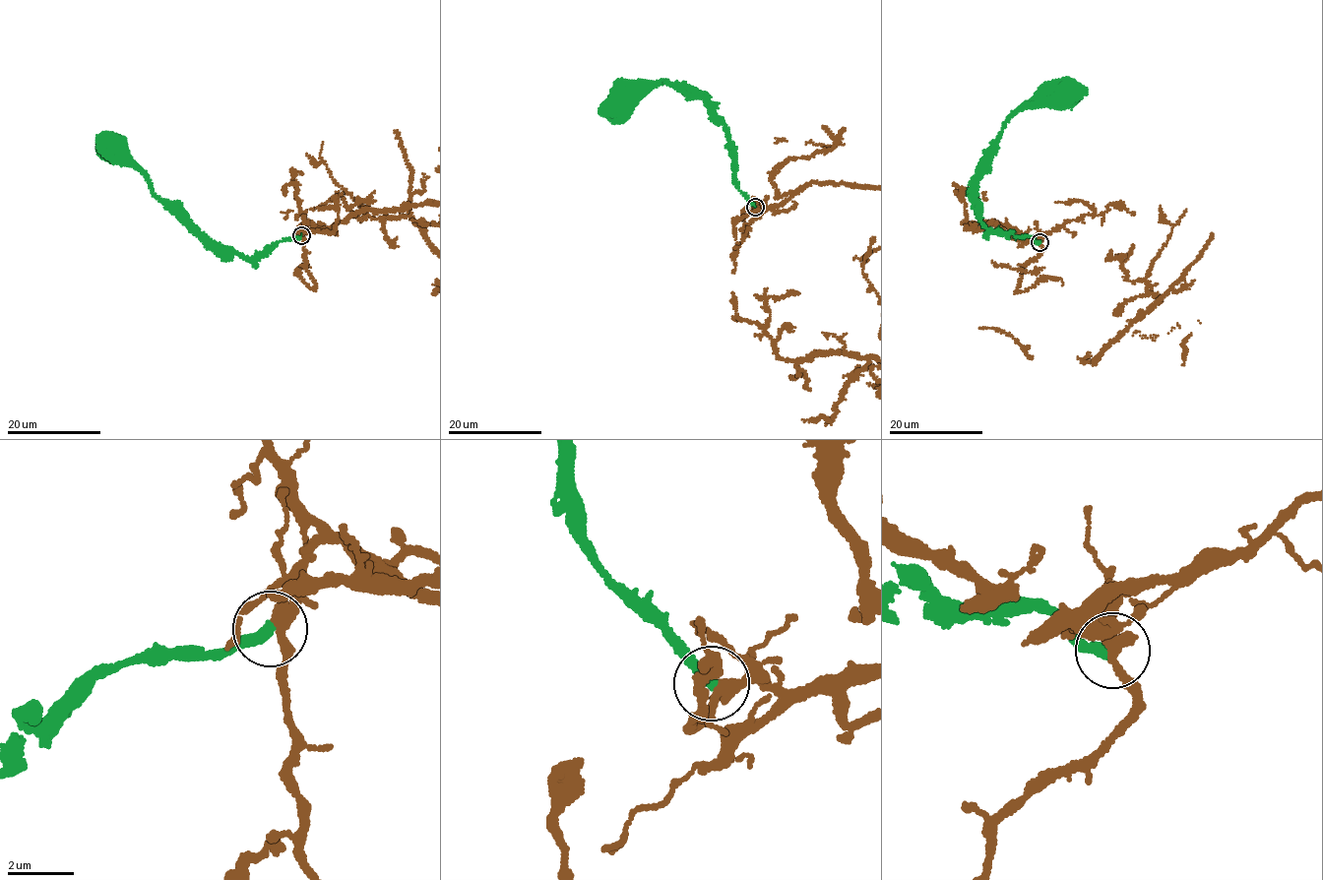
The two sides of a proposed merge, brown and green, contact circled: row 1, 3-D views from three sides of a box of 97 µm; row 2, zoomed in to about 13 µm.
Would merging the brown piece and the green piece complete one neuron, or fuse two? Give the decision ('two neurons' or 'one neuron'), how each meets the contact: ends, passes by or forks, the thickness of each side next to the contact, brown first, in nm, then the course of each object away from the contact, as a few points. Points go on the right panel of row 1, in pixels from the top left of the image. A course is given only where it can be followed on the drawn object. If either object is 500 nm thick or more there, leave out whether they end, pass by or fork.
two neurons; brown passes by; green ends; calibres 360 and 360 nm; course green (1039, 242), (1031, 236), (985, 228), (976, 191), (982, 167), (1006, 121), (1026, 107), (1060, 101), (1070, 93)

